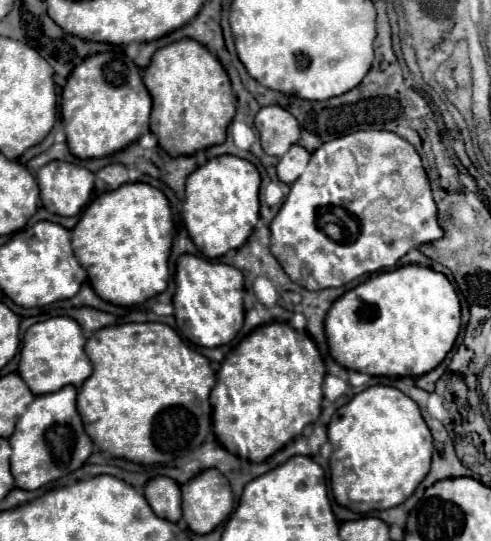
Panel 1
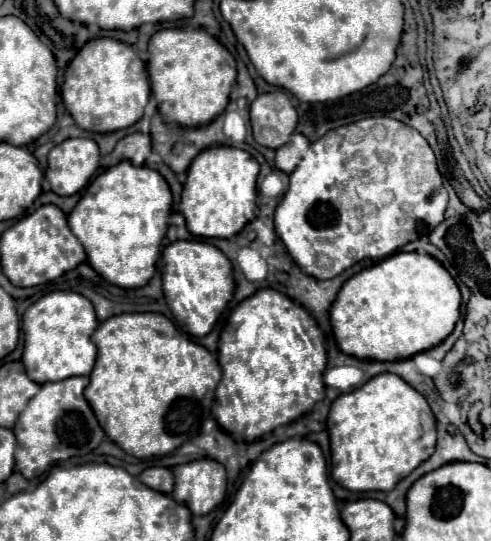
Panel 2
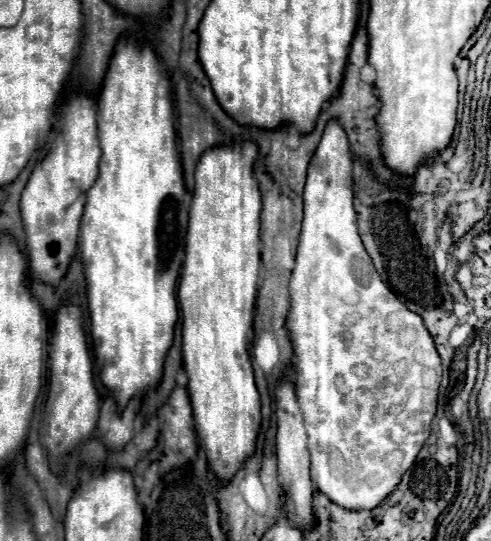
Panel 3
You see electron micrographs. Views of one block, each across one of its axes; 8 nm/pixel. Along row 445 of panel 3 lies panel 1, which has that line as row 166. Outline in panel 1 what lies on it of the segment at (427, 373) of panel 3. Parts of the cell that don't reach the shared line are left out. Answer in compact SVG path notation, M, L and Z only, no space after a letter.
M360 130L360 132L352 132L352 134L346 134L346 136L340 136L340 138L332 140L332 142L326 142L324 146L320 146L318 150L314 150L312 152L312 158L308 162L306 172L290 186L290 194L288 194L286 202L282 204L280 212L276 214L276 218L272 220L270 230L272 230L270 250L274 254L274 258L280 262L280 266L284 268L284 272L294 282L298 282L300 286L304 286L308 290L322 290L322 288L344 286L344 284L348 284L350 280L354 280L354 278L358 278L362 274L378 272L382 268L390 268L406 252L410 252L412 248L418 248L420 244L434 242L434 240L438 240L438 238L444 236L444 230L438 224L438 206L436 206L434 196L432 196L430 180L428 180L428 174L426 174L426 170L422 166L422 160L418 156L416 148L408 140L404 140L402 136L398 136L394 132L388 132L388 130Z

